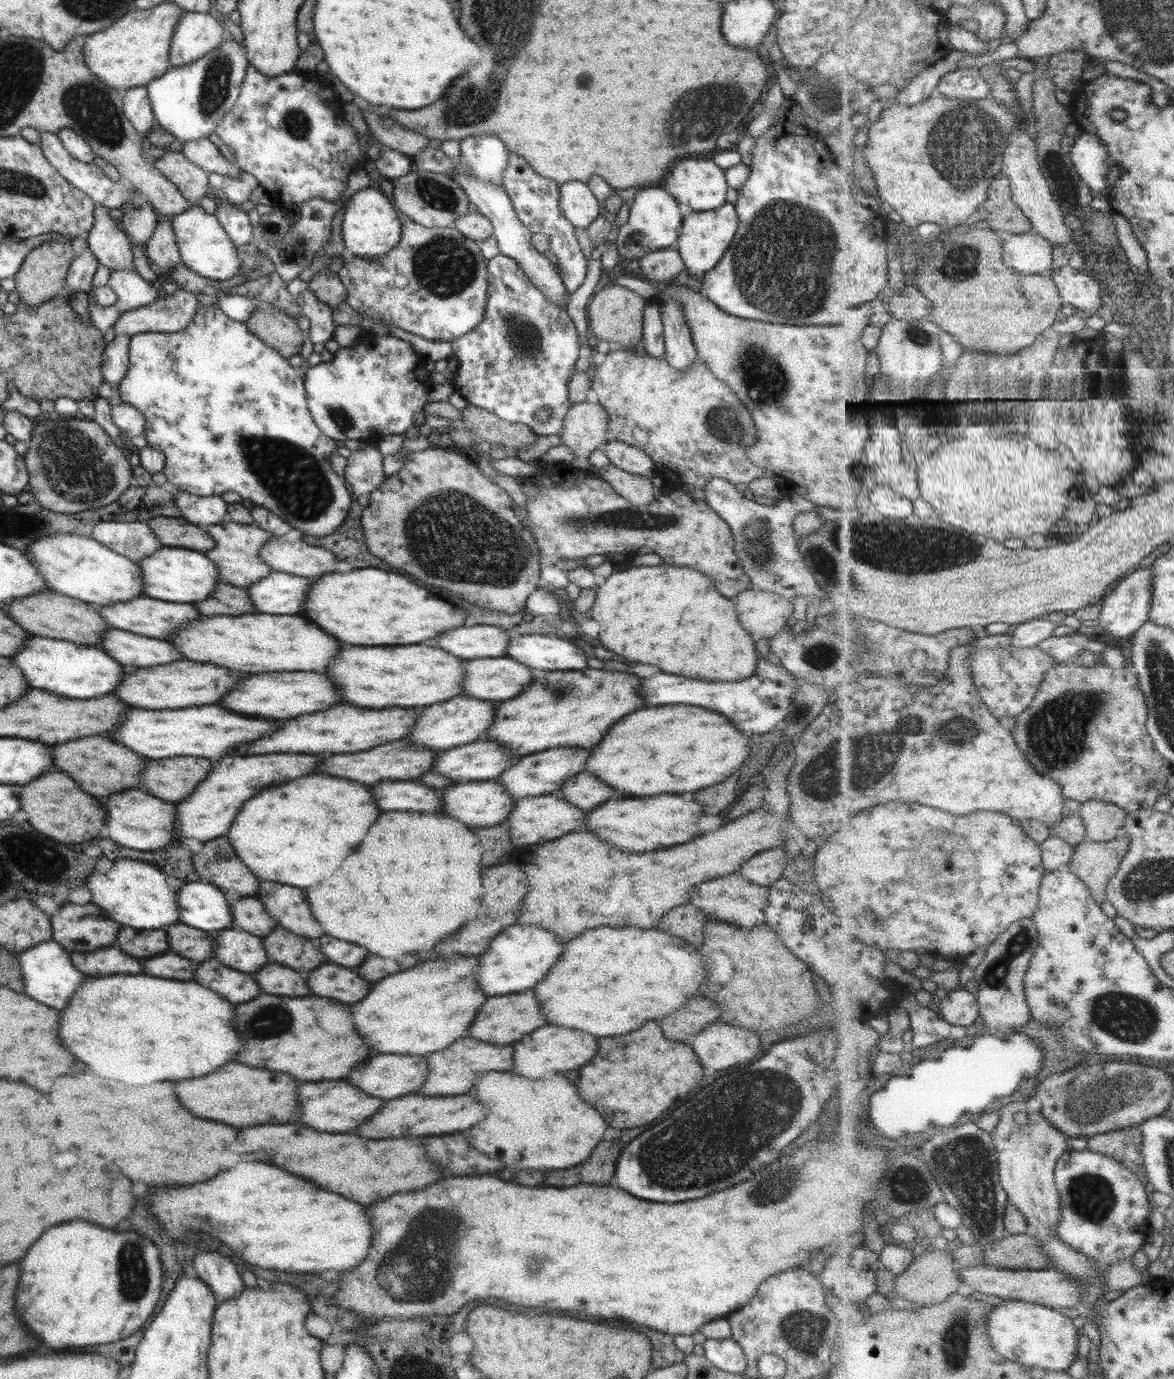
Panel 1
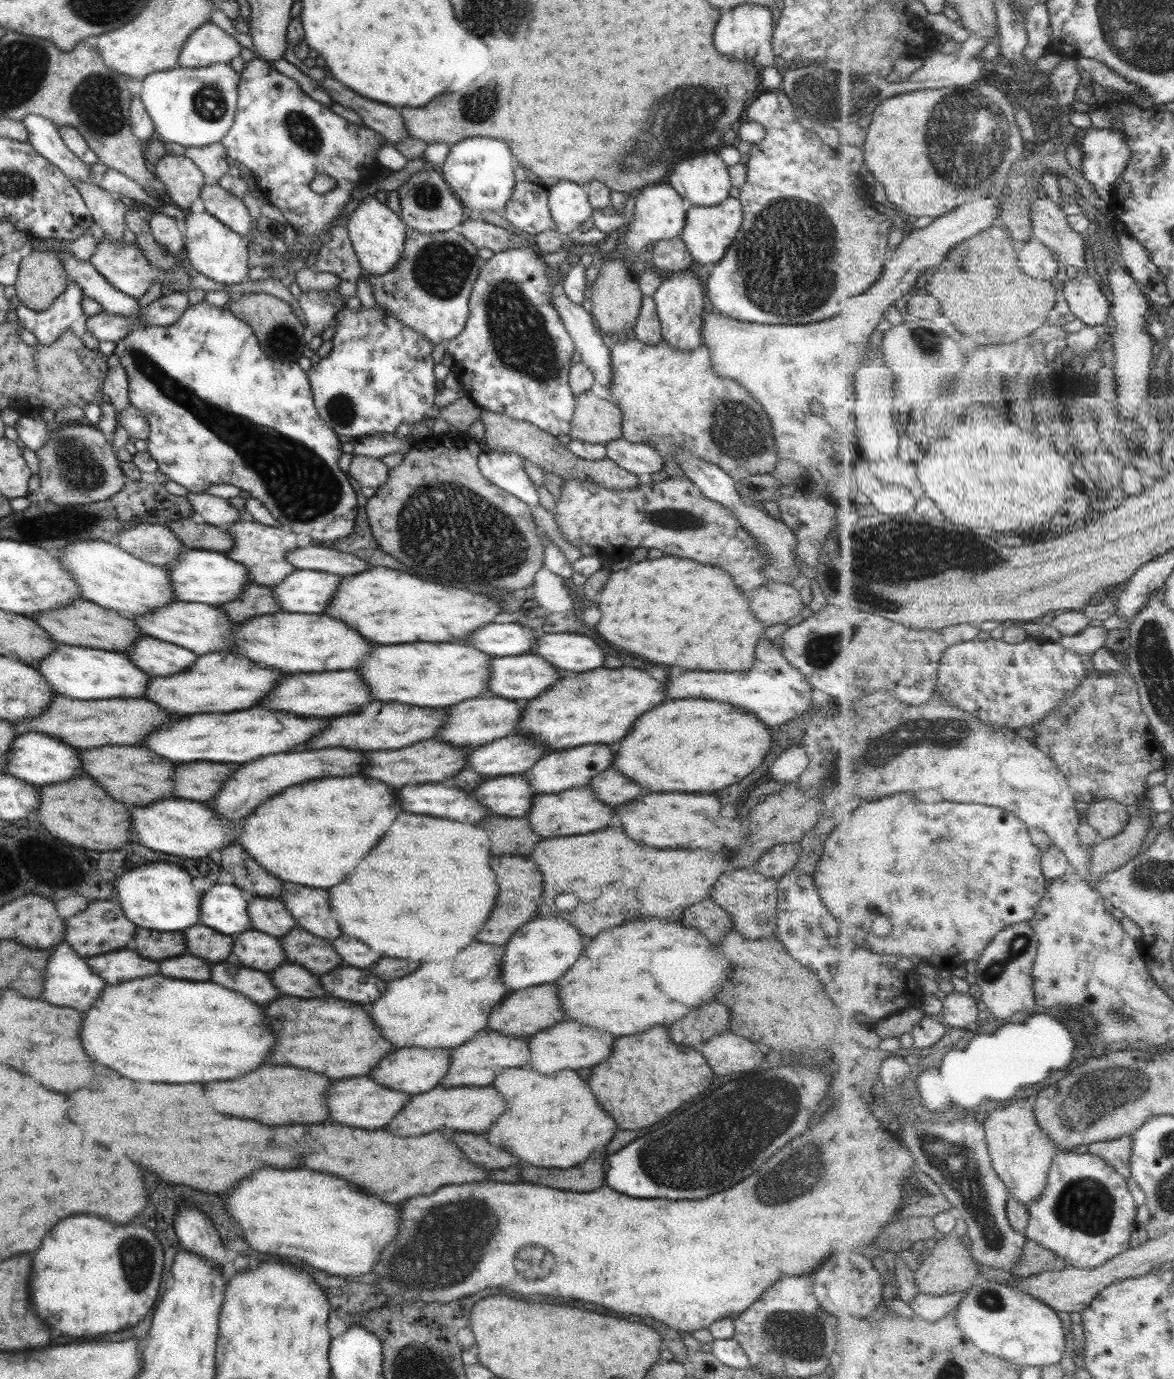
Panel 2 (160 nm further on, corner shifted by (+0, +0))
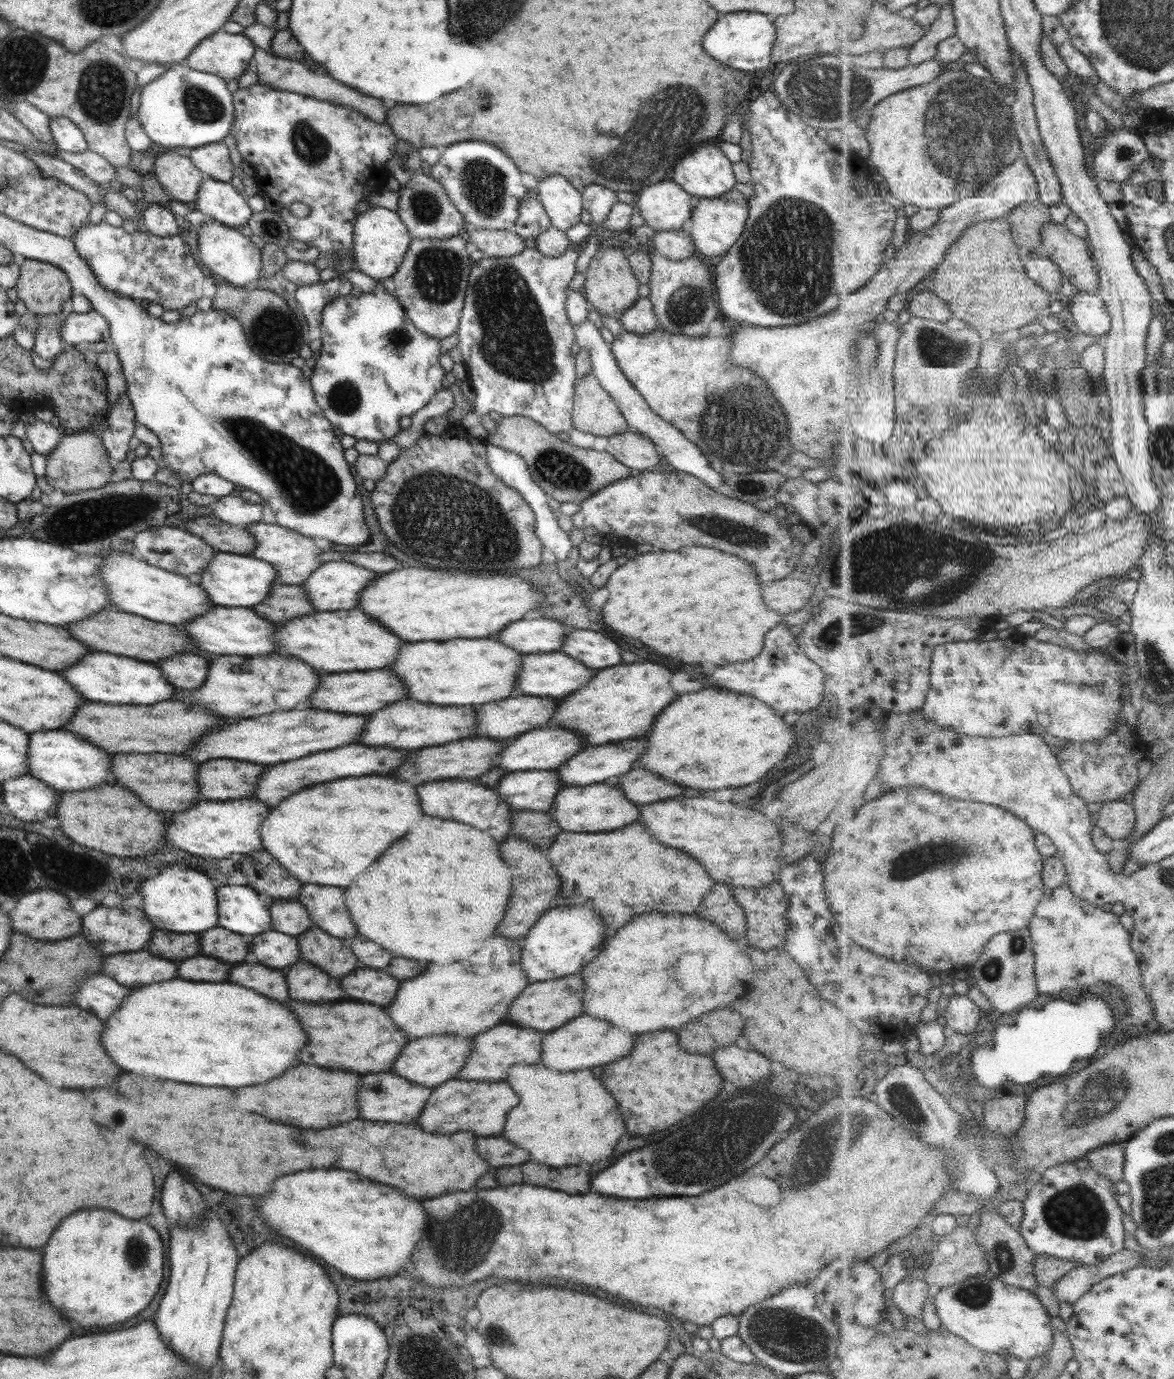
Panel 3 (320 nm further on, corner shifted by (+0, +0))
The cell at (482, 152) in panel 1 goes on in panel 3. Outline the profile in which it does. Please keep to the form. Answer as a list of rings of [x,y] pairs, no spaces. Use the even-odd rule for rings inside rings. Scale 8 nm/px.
[[[454,142],[444,147],[437,162],[425,166],[426,174],[439,183],[448,201],[462,219],[475,230],[508,230],[519,216],[519,201],[527,188],[521,185],[514,162],[491,144],[485,142]]]

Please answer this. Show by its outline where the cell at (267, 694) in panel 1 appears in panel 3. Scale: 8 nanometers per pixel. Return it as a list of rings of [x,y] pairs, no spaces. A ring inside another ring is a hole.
[[[365,670],[351,674],[329,674],[321,678],[319,688],[311,696],[309,704],[317,710],[331,710],[343,714],[371,714],[387,704],[393,704],[407,696],[405,686],[395,678],[391,670]]]

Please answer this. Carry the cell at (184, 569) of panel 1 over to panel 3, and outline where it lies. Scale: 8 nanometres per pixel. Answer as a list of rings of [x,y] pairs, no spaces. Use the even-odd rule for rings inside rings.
[[[219,552],[213,554],[213,559],[199,576],[201,590],[208,595],[216,606],[252,608],[261,604],[269,596],[269,589],[277,581],[274,566],[268,562],[257,560],[246,555]]]

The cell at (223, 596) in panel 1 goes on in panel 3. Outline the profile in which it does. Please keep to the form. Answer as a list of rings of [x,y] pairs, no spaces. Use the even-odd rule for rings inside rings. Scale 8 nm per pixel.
[[[279,582],[273,584],[269,589],[269,596],[261,604],[252,606],[251,609],[266,621],[276,624],[283,624],[315,611],[299,585],[289,586]]]

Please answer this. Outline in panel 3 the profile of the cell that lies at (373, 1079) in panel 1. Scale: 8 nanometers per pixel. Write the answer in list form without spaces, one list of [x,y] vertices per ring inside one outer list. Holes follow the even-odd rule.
[[[433,1035],[408,1040],[407,1046],[401,1049],[391,1070],[409,1082],[433,1088],[439,1083],[456,1078],[457,1073],[467,1063],[472,1049],[472,1039],[453,1035]]]

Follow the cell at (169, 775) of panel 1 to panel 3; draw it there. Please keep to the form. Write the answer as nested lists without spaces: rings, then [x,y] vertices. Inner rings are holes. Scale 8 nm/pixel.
[[[227,758],[207,760],[198,765],[200,798],[207,801],[231,801],[251,797],[263,766],[251,762],[233,762]]]

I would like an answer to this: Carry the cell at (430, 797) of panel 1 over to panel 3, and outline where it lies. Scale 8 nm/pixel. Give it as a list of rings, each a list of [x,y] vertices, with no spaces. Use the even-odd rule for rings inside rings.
[[[441,780],[441,782],[427,782],[417,786],[417,794],[421,800],[421,808],[425,816],[437,818],[451,818],[461,824],[469,824],[475,828],[489,830],[493,840],[503,840],[508,836],[512,827],[512,808],[497,793],[481,784],[473,784],[467,780]]]

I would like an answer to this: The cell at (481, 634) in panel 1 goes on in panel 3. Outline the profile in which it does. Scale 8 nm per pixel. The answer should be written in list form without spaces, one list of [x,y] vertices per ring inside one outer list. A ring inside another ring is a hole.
[[[531,615],[530,620],[525,617],[511,622],[492,638],[525,656],[559,651],[567,631],[561,621]]]

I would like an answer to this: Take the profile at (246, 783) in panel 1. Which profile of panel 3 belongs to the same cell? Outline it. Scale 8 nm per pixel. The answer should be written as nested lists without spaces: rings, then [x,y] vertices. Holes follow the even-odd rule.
[[[349,744],[335,750],[325,750],[319,754],[311,754],[307,758],[299,758],[295,762],[283,762],[275,766],[267,766],[265,774],[257,782],[256,789],[249,799],[263,802],[264,805],[275,806],[287,796],[317,784],[317,782],[329,782],[335,778],[351,778],[351,776],[371,776],[371,774],[391,774],[397,766],[401,766],[407,758],[407,752],[397,752],[391,748],[377,748],[377,746],[359,746]]]

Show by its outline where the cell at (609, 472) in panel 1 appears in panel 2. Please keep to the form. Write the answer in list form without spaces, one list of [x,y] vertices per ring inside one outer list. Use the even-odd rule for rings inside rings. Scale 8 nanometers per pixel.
[[[483,410],[478,416],[483,423],[484,435],[481,440],[485,443],[489,451],[498,453],[513,452],[529,462],[533,462],[537,468],[542,470],[542,474],[555,474],[562,481],[580,480],[581,482],[591,481],[605,490],[627,490],[640,485],[637,476],[619,468],[612,460],[603,458],[601,460],[585,460],[573,455],[557,441],[556,437],[543,432],[540,428],[525,421],[513,420],[505,415],[492,413]]]

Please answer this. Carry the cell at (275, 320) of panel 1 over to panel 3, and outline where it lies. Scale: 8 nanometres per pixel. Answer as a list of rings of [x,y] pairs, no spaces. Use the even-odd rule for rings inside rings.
[[[214,276],[214,286],[215,292],[210,308],[221,310],[235,318],[241,325],[253,354],[259,355],[259,358],[266,359],[267,362],[280,365],[297,358],[299,345],[303,344],[300,324],[280,296],[260,288],[247,292],[243,287],[233,287],[225,279],[217,276]]]

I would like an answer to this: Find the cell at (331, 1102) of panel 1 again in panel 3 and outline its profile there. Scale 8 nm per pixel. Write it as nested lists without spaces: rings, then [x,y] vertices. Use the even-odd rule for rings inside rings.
[[[367,1074],[361,1078],[361,1086],[357,1092],[359,1102],[359,1118],[377,1120],[377,1122],[411,1122],[423,1110],[425,1100],[429,1098],[431,1090],[407,1079],[399,1078],[395,1074]]]

